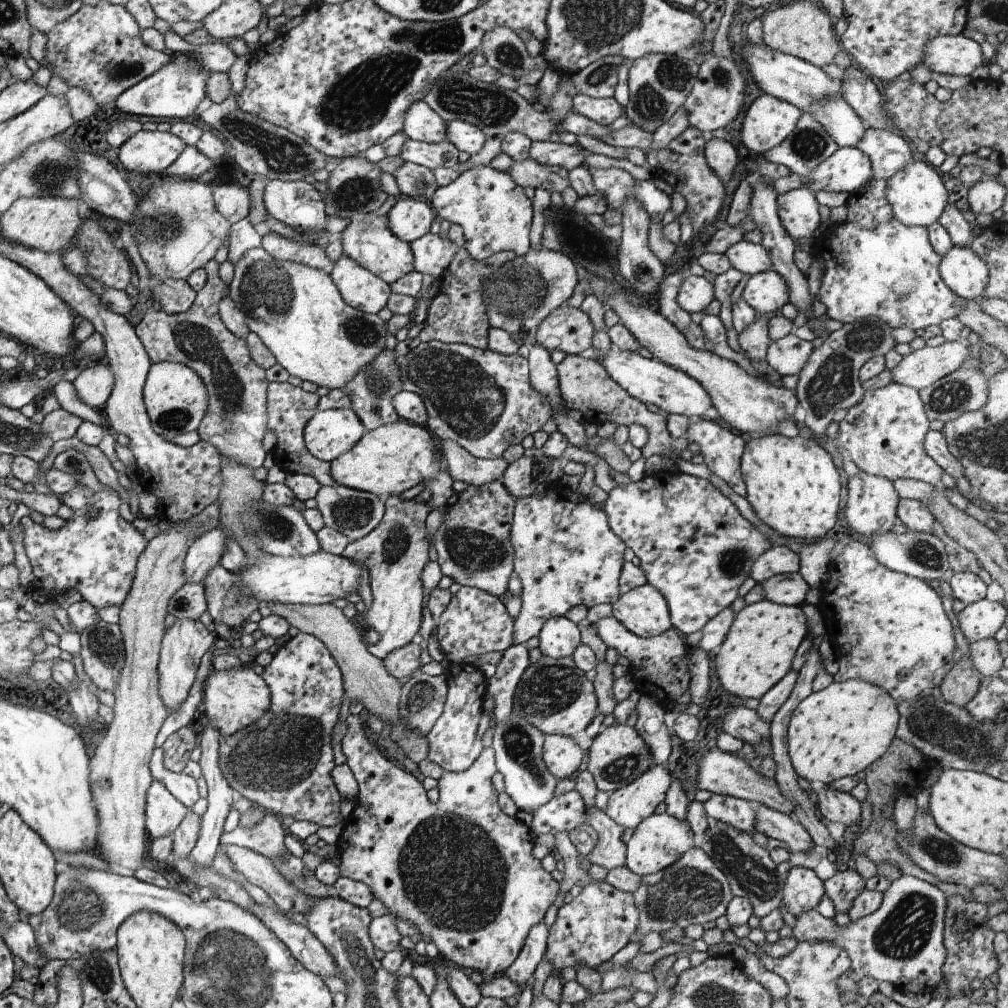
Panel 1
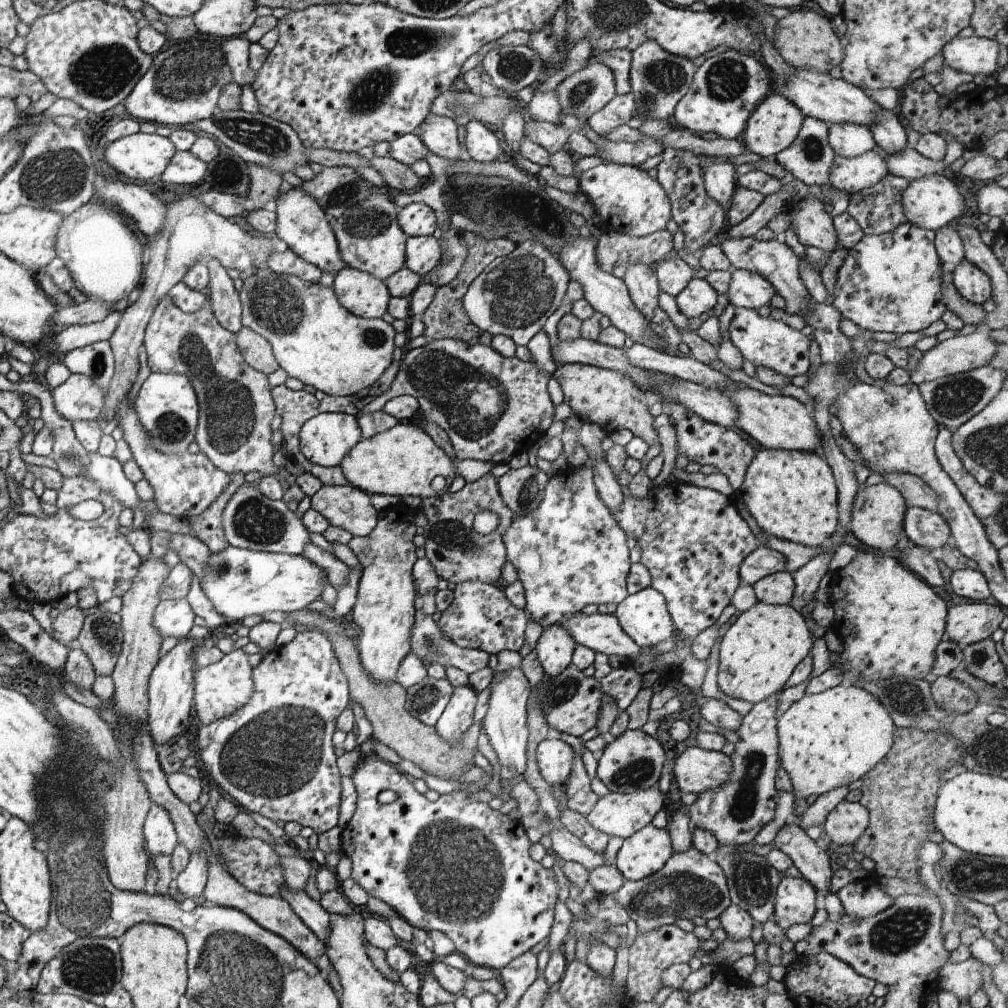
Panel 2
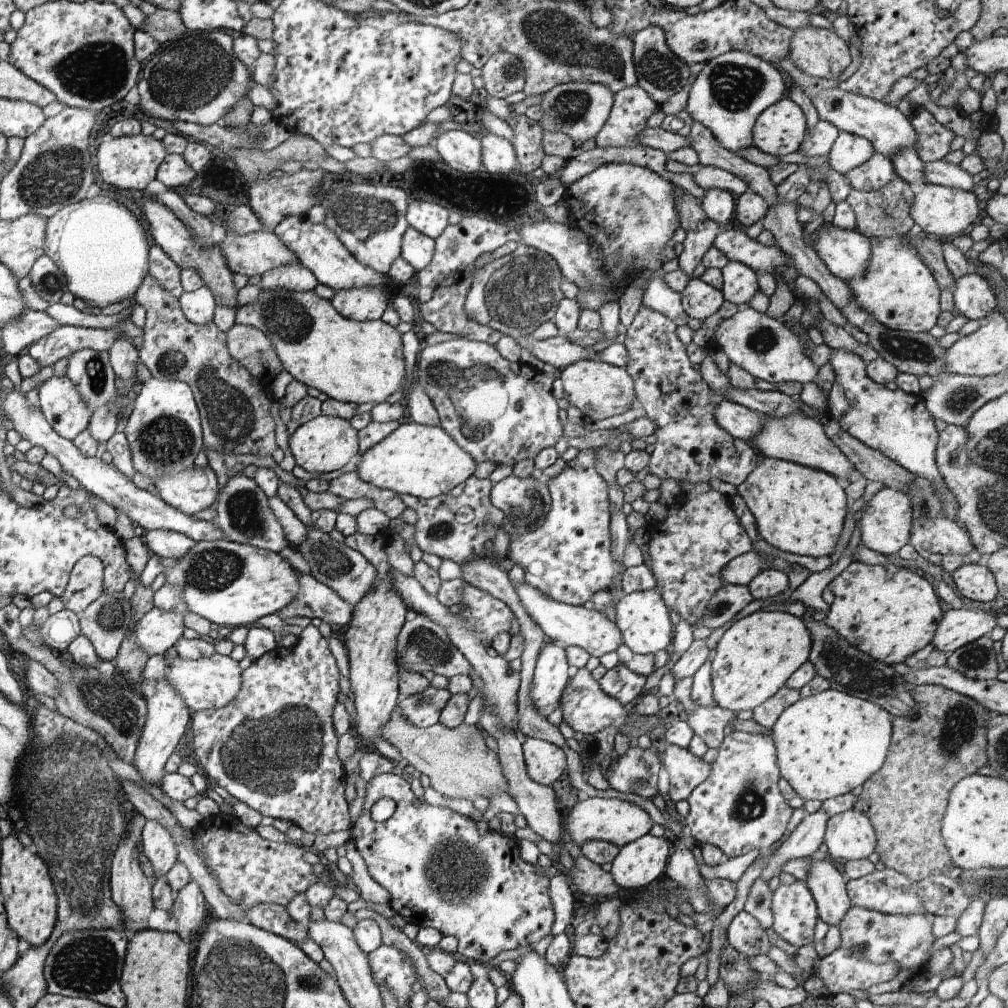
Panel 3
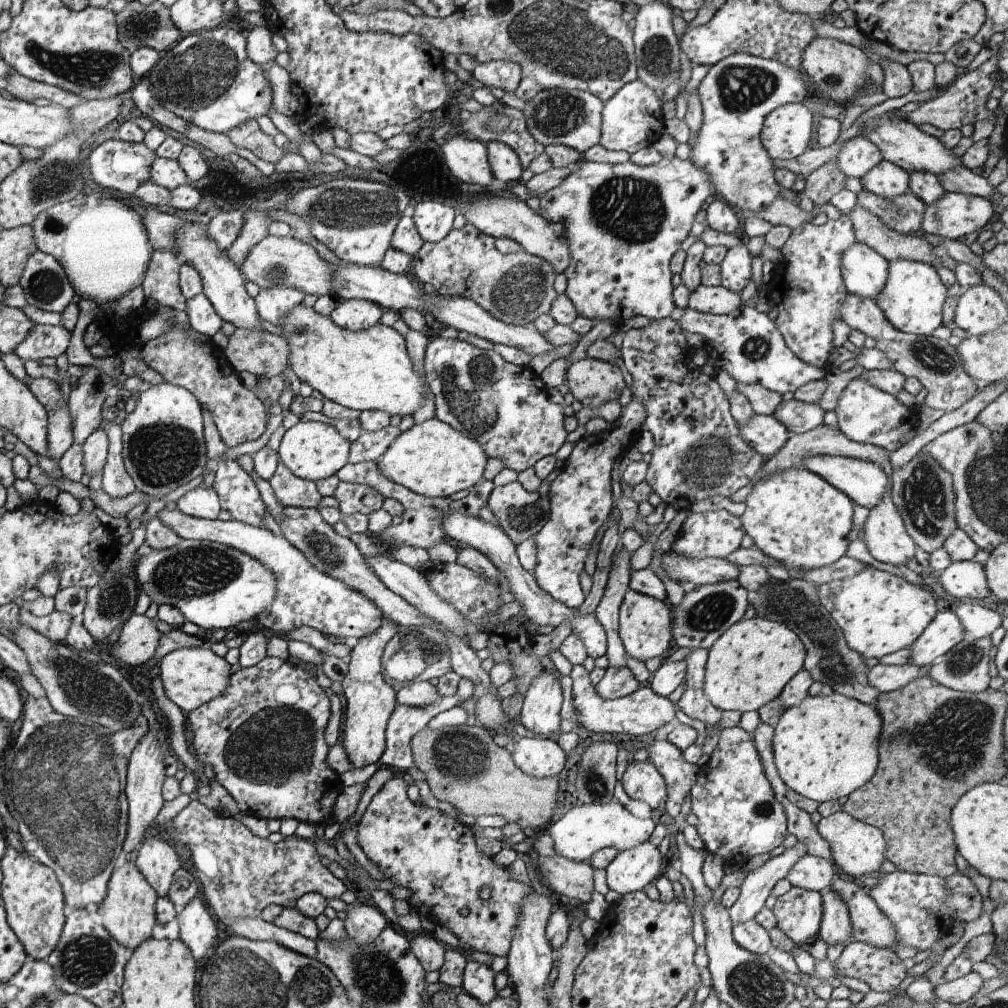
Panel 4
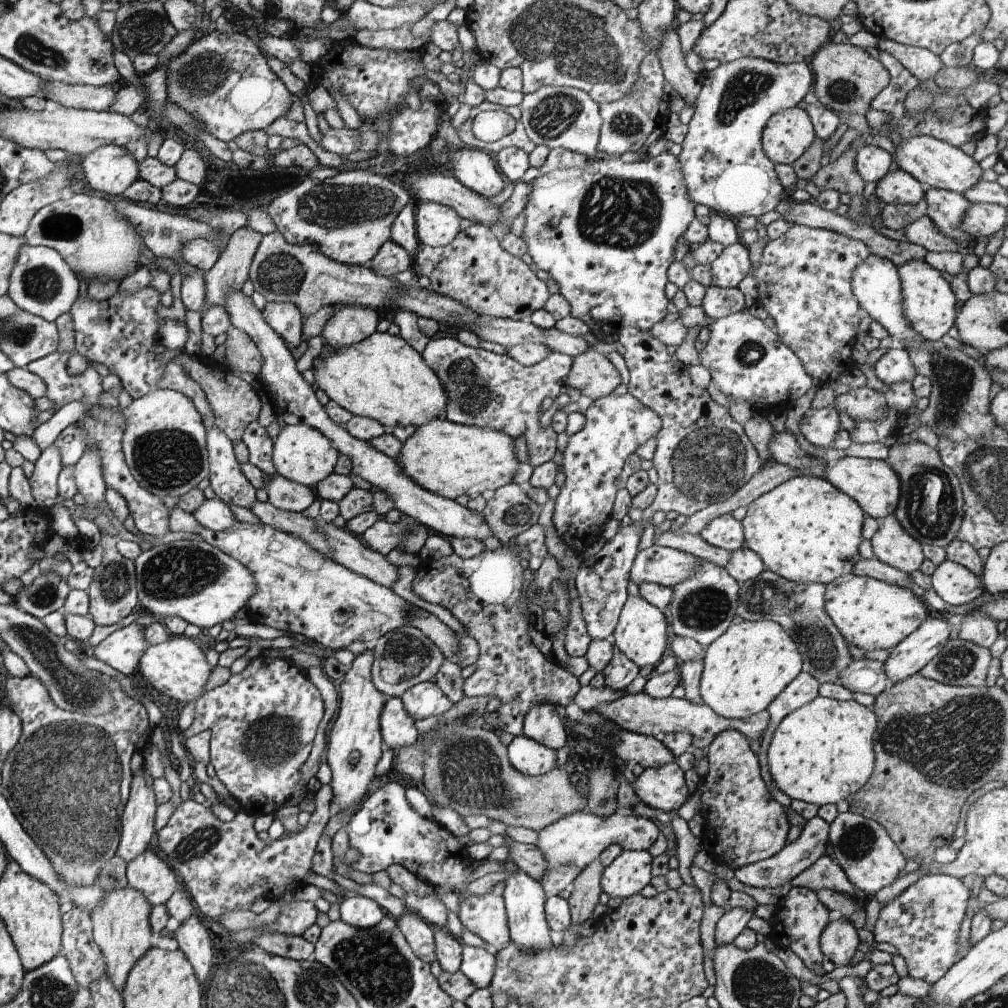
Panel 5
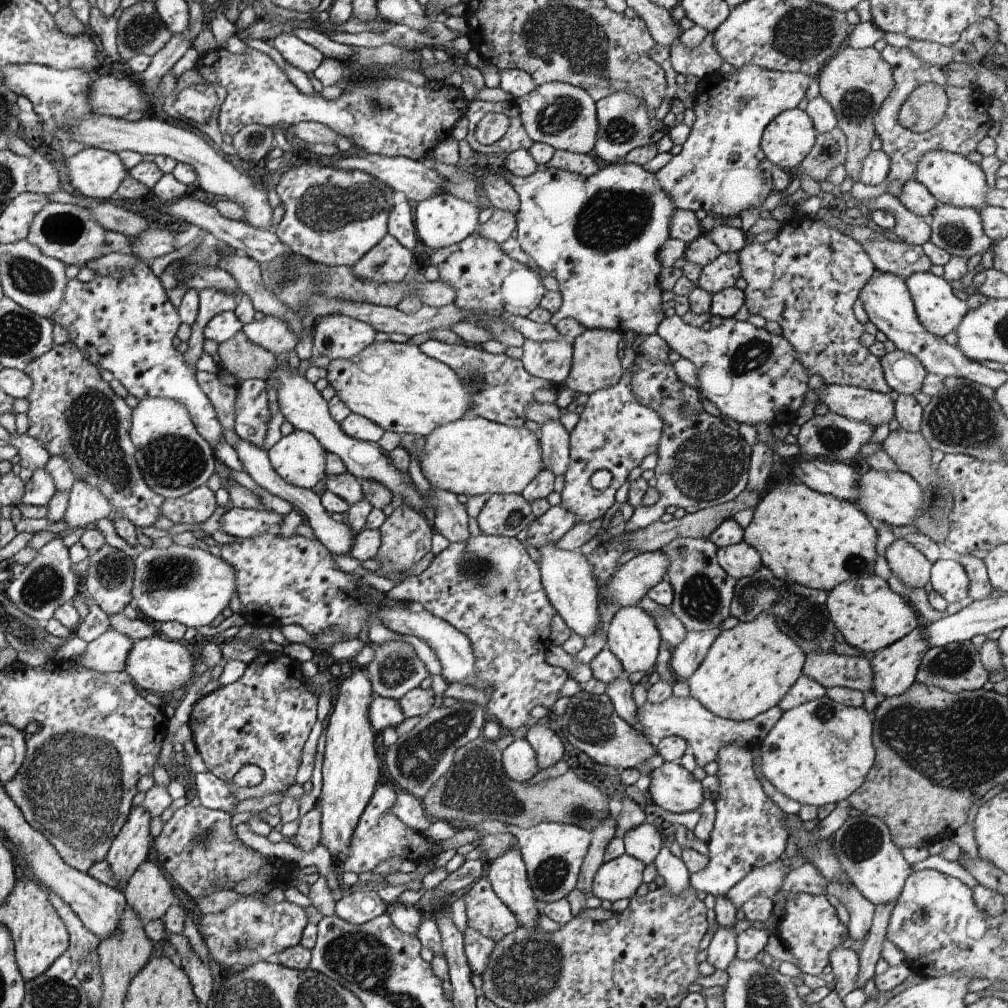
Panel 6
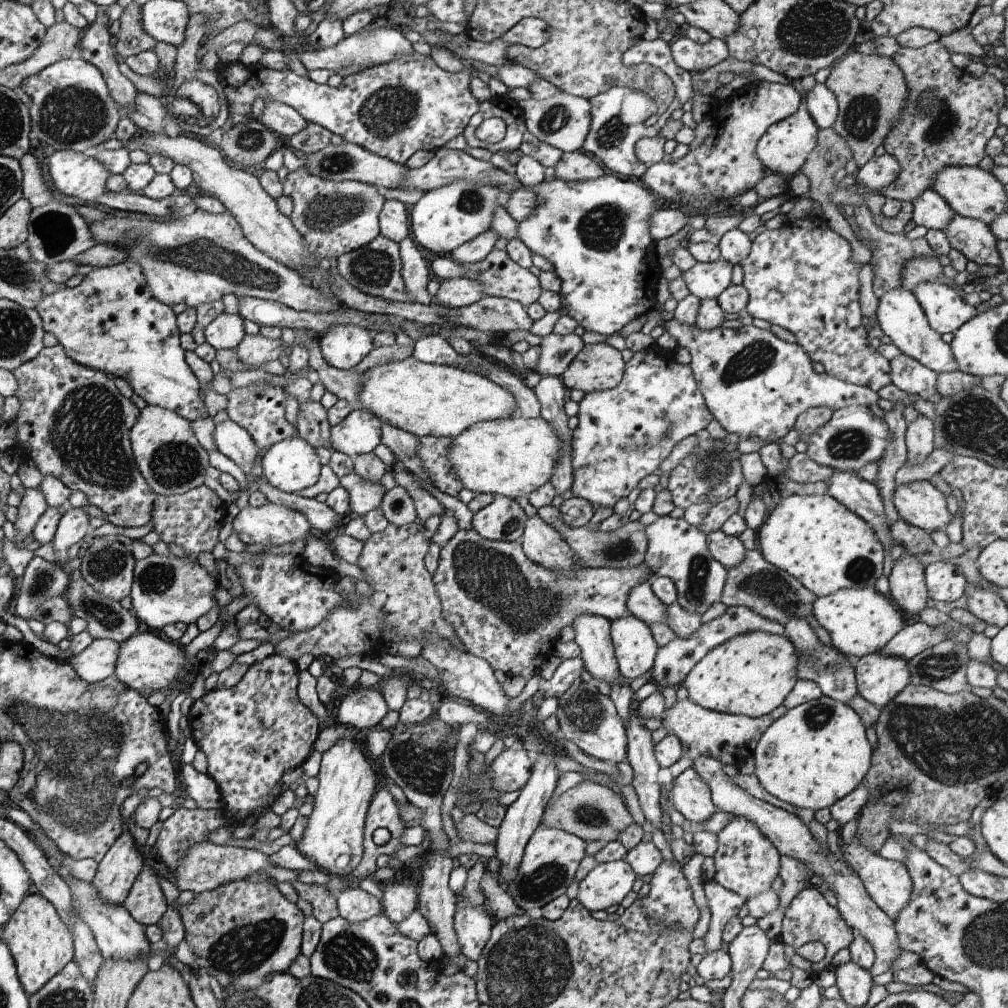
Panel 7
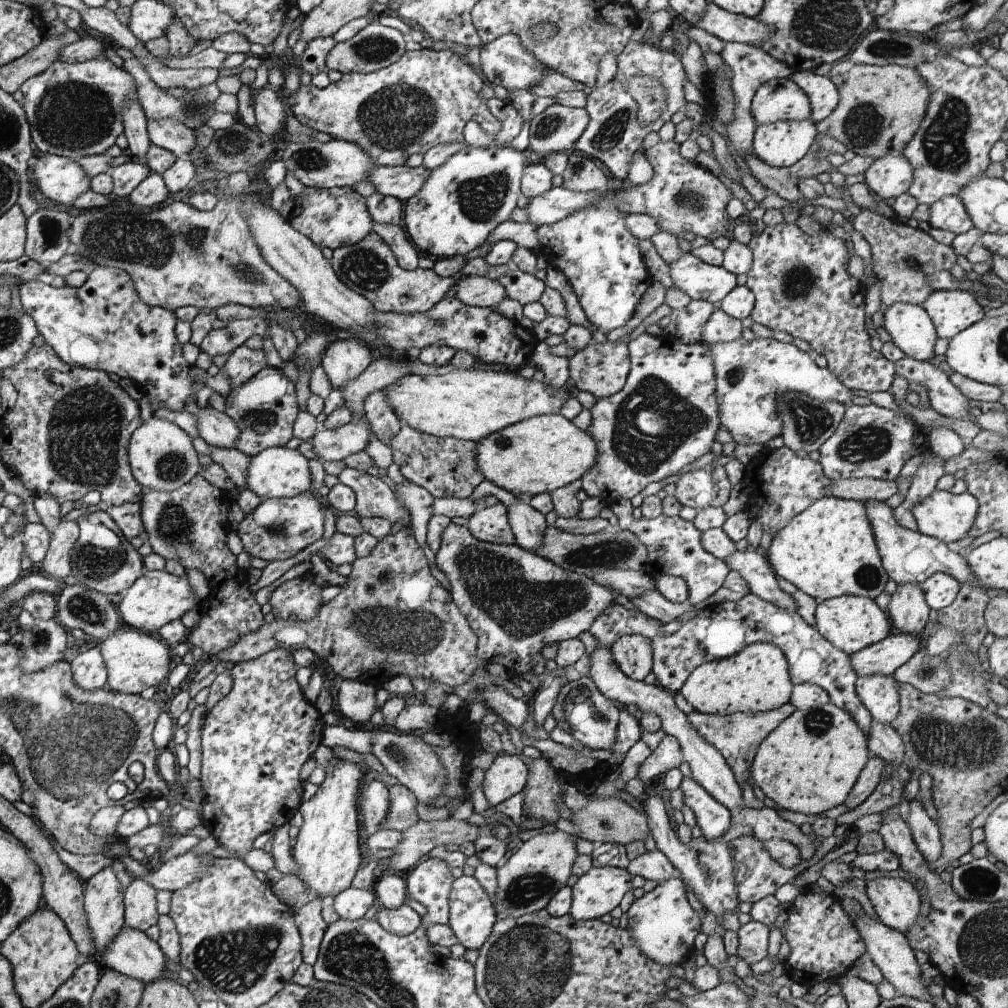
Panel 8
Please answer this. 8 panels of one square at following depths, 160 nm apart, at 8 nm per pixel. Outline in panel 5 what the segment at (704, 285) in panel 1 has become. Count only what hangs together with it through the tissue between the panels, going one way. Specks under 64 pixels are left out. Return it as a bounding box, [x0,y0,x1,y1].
[701,285,745,319]

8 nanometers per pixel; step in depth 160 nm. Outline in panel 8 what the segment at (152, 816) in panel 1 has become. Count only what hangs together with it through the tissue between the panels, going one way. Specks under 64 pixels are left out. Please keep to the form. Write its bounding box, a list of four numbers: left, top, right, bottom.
[125,879,158,932]

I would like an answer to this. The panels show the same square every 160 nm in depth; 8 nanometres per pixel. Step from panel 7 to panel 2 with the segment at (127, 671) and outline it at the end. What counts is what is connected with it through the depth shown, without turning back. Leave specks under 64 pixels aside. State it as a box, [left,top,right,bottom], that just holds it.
[194,649,254,726]

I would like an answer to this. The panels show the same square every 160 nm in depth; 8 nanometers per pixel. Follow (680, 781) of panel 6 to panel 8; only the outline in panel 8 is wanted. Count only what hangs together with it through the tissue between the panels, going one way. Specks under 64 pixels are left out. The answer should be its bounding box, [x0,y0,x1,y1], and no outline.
[680,776,731,841]

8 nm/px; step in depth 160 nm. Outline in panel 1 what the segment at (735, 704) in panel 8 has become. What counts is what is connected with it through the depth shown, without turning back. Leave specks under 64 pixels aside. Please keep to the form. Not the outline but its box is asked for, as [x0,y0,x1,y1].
[715,598,808,699]

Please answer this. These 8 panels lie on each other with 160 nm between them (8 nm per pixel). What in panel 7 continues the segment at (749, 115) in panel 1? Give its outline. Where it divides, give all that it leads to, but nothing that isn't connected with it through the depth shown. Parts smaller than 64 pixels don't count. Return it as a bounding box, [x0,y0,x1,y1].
[755,100,819,176]

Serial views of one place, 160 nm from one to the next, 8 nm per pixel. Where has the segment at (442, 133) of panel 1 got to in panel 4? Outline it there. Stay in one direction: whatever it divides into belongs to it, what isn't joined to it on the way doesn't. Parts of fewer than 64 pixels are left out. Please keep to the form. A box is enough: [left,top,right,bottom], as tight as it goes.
[441,135,493,187]

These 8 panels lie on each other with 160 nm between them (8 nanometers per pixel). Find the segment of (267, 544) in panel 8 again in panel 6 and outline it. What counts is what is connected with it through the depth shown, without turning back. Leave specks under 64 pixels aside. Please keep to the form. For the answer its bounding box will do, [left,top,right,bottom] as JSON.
[220,507,283,538]

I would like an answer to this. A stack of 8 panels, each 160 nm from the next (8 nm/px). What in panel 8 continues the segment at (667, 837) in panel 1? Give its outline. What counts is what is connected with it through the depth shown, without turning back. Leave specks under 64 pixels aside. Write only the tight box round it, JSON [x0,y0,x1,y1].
[568,866,633,920]

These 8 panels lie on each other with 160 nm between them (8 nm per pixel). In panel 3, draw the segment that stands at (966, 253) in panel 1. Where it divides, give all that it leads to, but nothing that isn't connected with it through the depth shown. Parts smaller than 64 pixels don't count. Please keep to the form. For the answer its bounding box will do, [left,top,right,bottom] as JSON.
[953,271,998,320]

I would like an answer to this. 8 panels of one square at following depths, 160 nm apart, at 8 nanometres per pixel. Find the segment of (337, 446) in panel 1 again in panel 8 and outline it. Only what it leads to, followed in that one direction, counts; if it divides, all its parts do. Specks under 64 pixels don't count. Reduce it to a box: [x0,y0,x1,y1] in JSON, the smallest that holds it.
[247,447,312,499]

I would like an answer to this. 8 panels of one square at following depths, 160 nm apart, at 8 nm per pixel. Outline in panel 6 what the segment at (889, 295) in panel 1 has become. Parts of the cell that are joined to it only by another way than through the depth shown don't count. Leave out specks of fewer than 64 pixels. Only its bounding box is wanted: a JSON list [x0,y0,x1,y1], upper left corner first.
[906,271,970,337]

